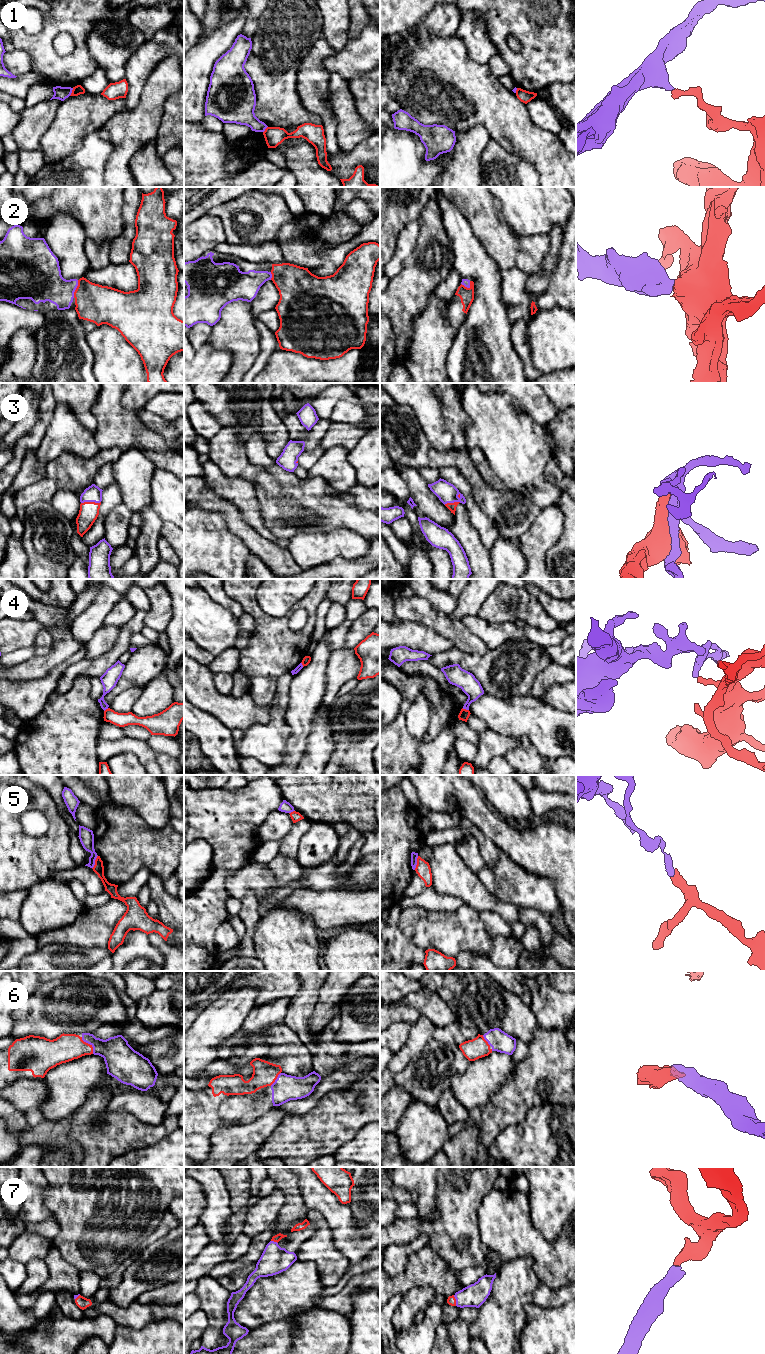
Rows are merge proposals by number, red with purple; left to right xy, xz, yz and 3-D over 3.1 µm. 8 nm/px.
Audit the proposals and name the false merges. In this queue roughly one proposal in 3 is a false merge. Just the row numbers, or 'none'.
1, 4, 5

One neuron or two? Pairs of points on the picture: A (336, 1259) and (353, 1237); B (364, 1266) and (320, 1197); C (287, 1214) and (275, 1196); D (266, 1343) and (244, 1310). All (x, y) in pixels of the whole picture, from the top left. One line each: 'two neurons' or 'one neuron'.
A: two neurons
B: two neurons
C: two neurons
D: two neurons

